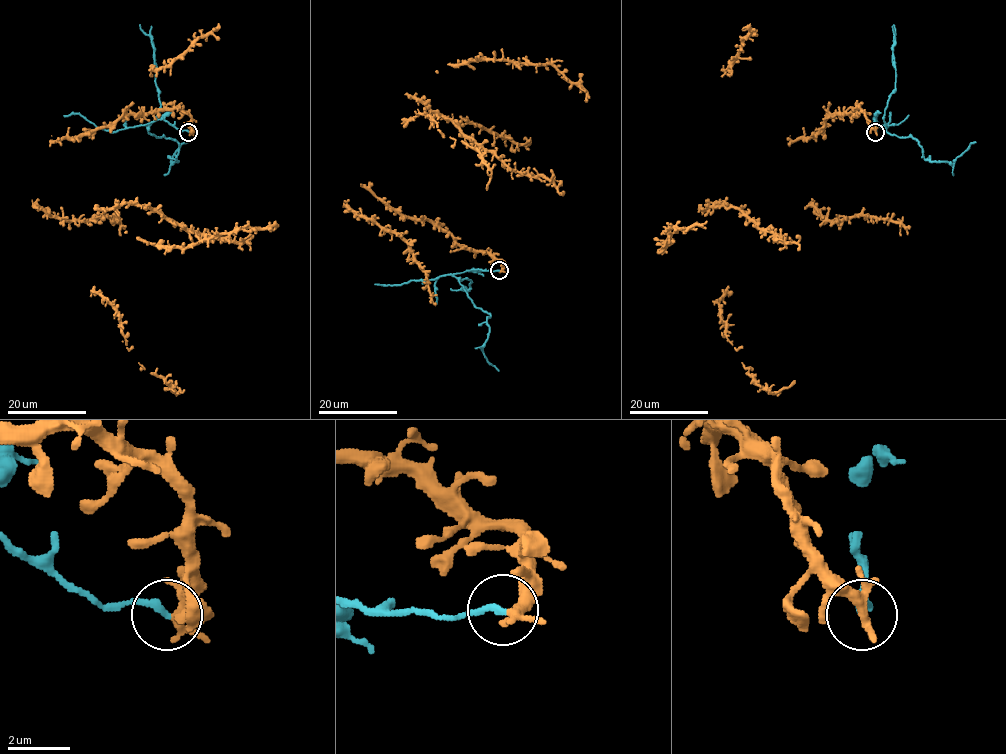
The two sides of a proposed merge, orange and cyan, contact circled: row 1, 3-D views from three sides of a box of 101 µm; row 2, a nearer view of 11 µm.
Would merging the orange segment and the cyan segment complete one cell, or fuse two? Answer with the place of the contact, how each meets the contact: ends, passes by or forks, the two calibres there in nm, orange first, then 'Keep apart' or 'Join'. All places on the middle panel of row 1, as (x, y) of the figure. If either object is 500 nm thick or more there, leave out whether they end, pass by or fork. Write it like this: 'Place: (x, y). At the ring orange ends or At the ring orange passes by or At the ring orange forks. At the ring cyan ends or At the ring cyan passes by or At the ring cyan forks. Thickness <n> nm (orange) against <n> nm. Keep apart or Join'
Place: (499, 270). At the ring orange forks. At the ring cyan ends. Thickness 240 nm (orange) against 240 nm. Keep apart

